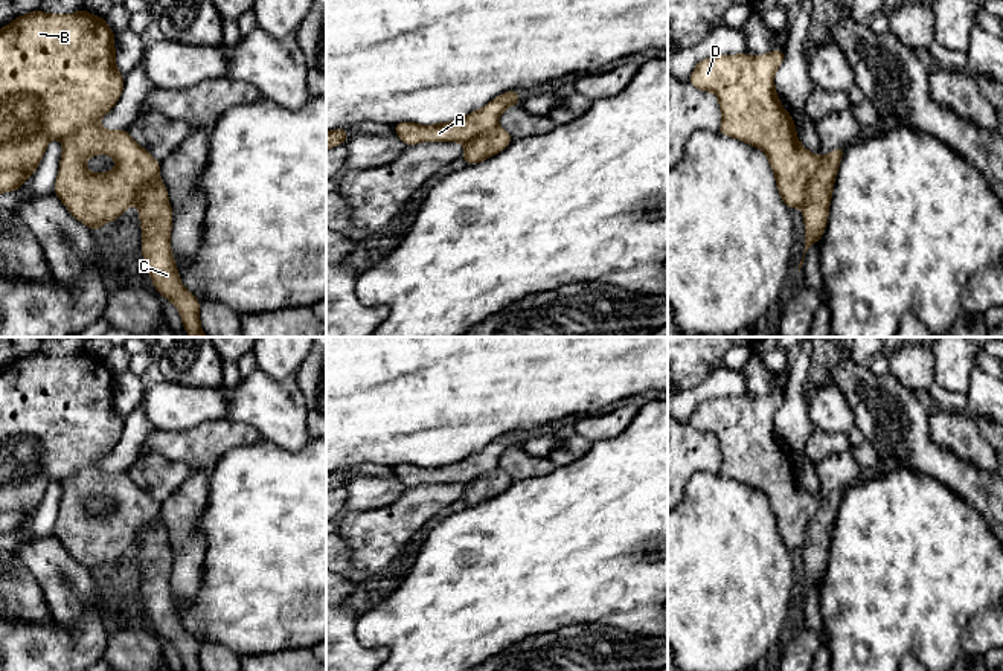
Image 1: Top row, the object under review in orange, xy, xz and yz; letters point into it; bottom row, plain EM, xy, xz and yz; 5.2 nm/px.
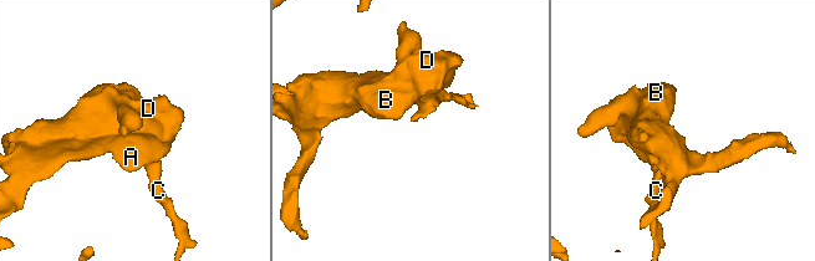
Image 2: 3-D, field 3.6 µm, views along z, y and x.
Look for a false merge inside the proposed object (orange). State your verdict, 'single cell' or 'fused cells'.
fused cells

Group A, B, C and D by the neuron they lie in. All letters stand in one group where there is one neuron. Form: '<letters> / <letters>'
A B D / C

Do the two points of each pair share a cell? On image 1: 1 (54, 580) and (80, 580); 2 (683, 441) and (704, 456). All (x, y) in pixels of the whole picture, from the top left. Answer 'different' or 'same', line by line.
1: same
2: same

